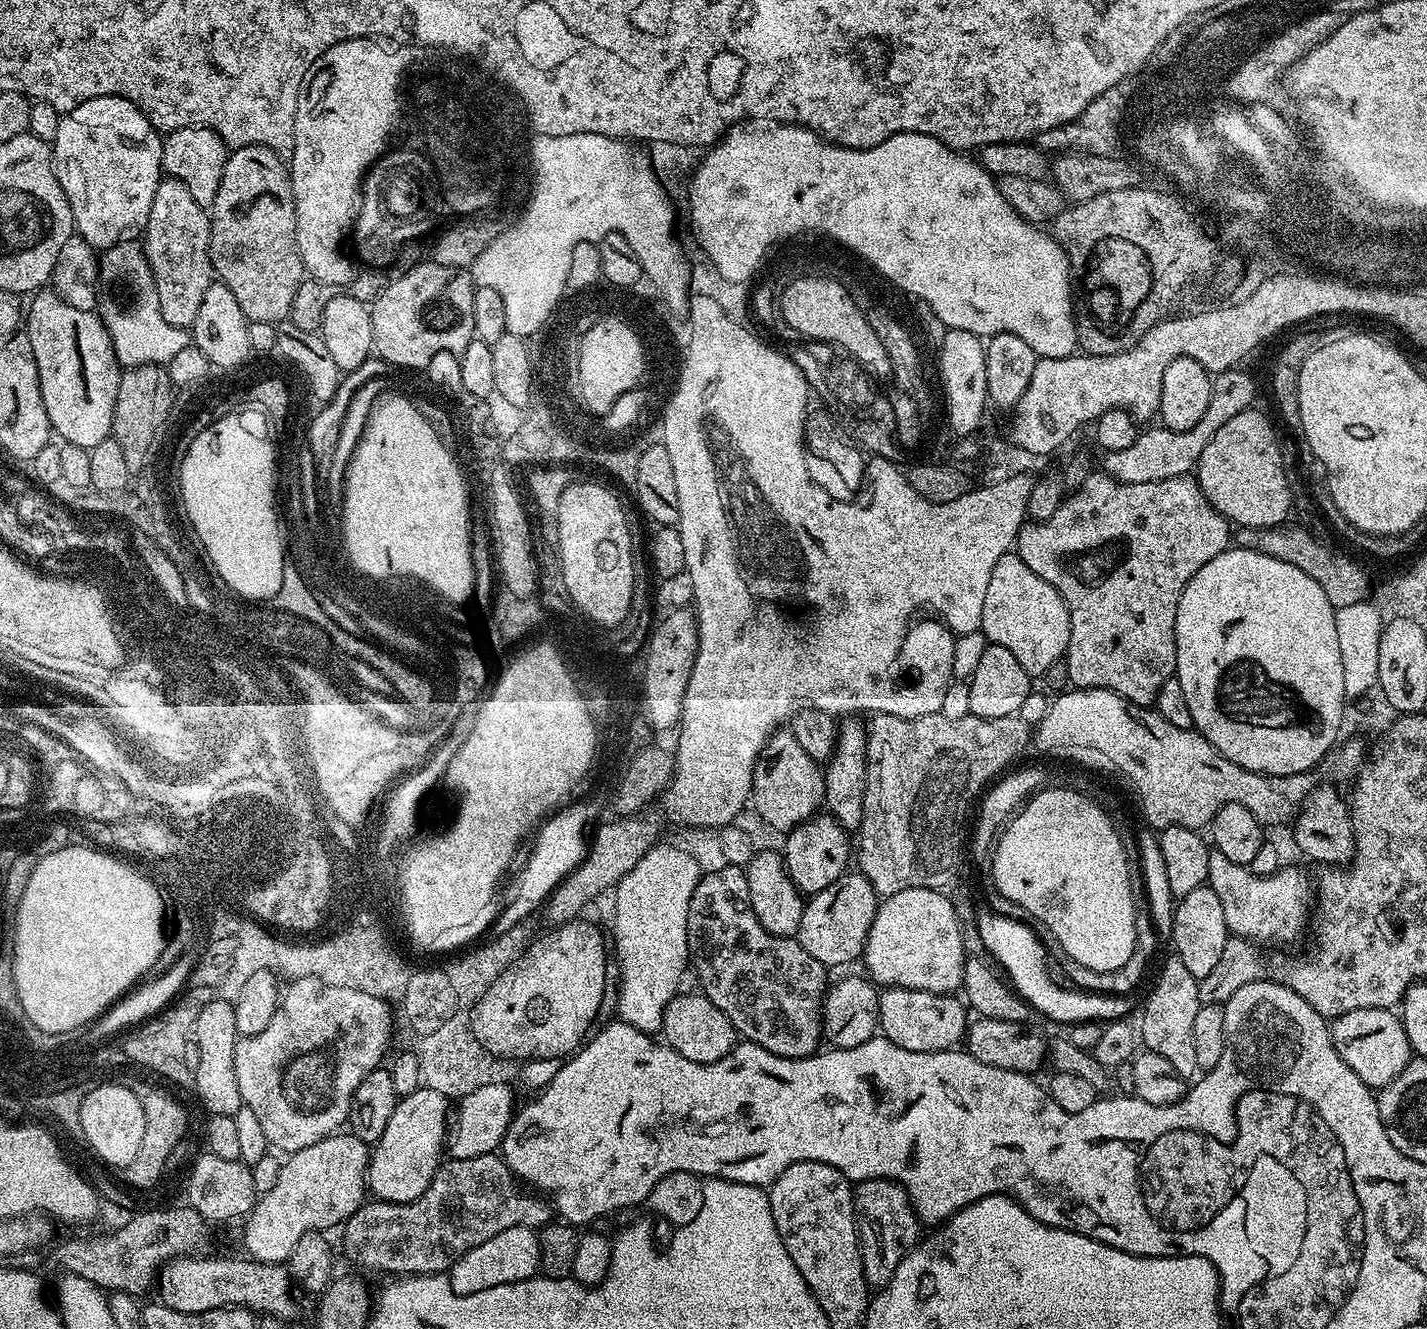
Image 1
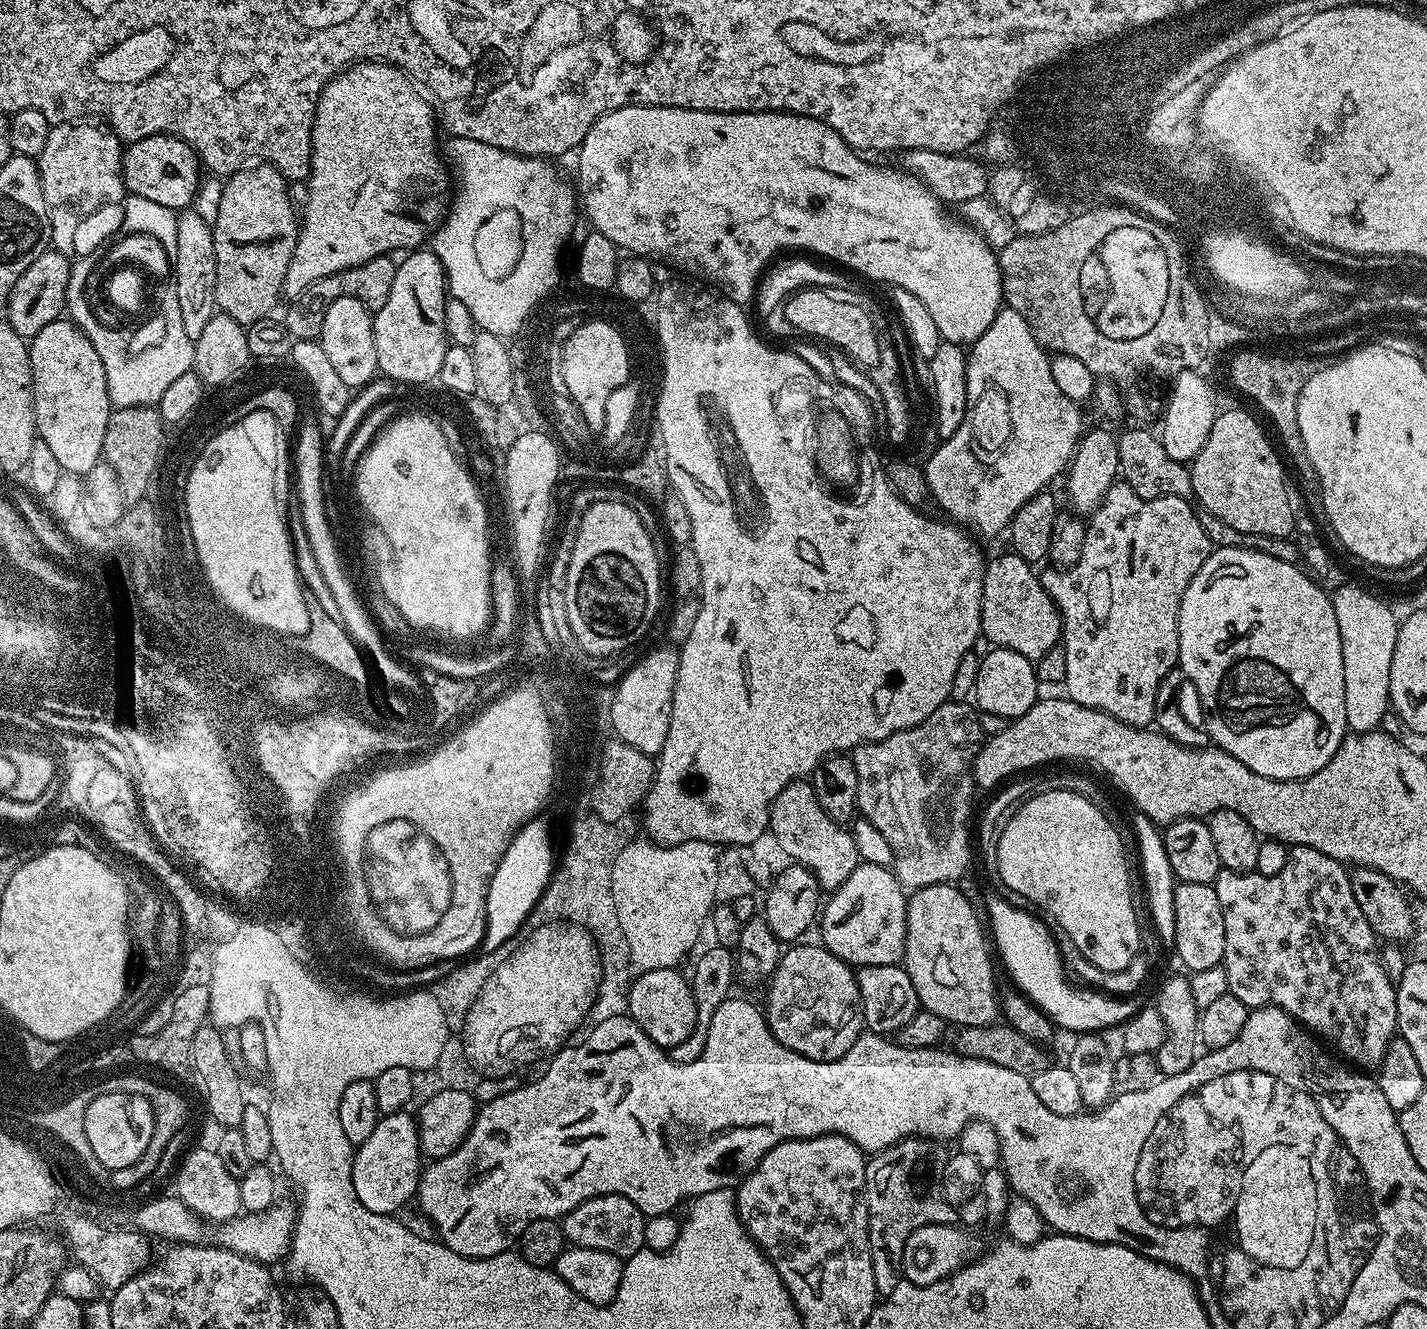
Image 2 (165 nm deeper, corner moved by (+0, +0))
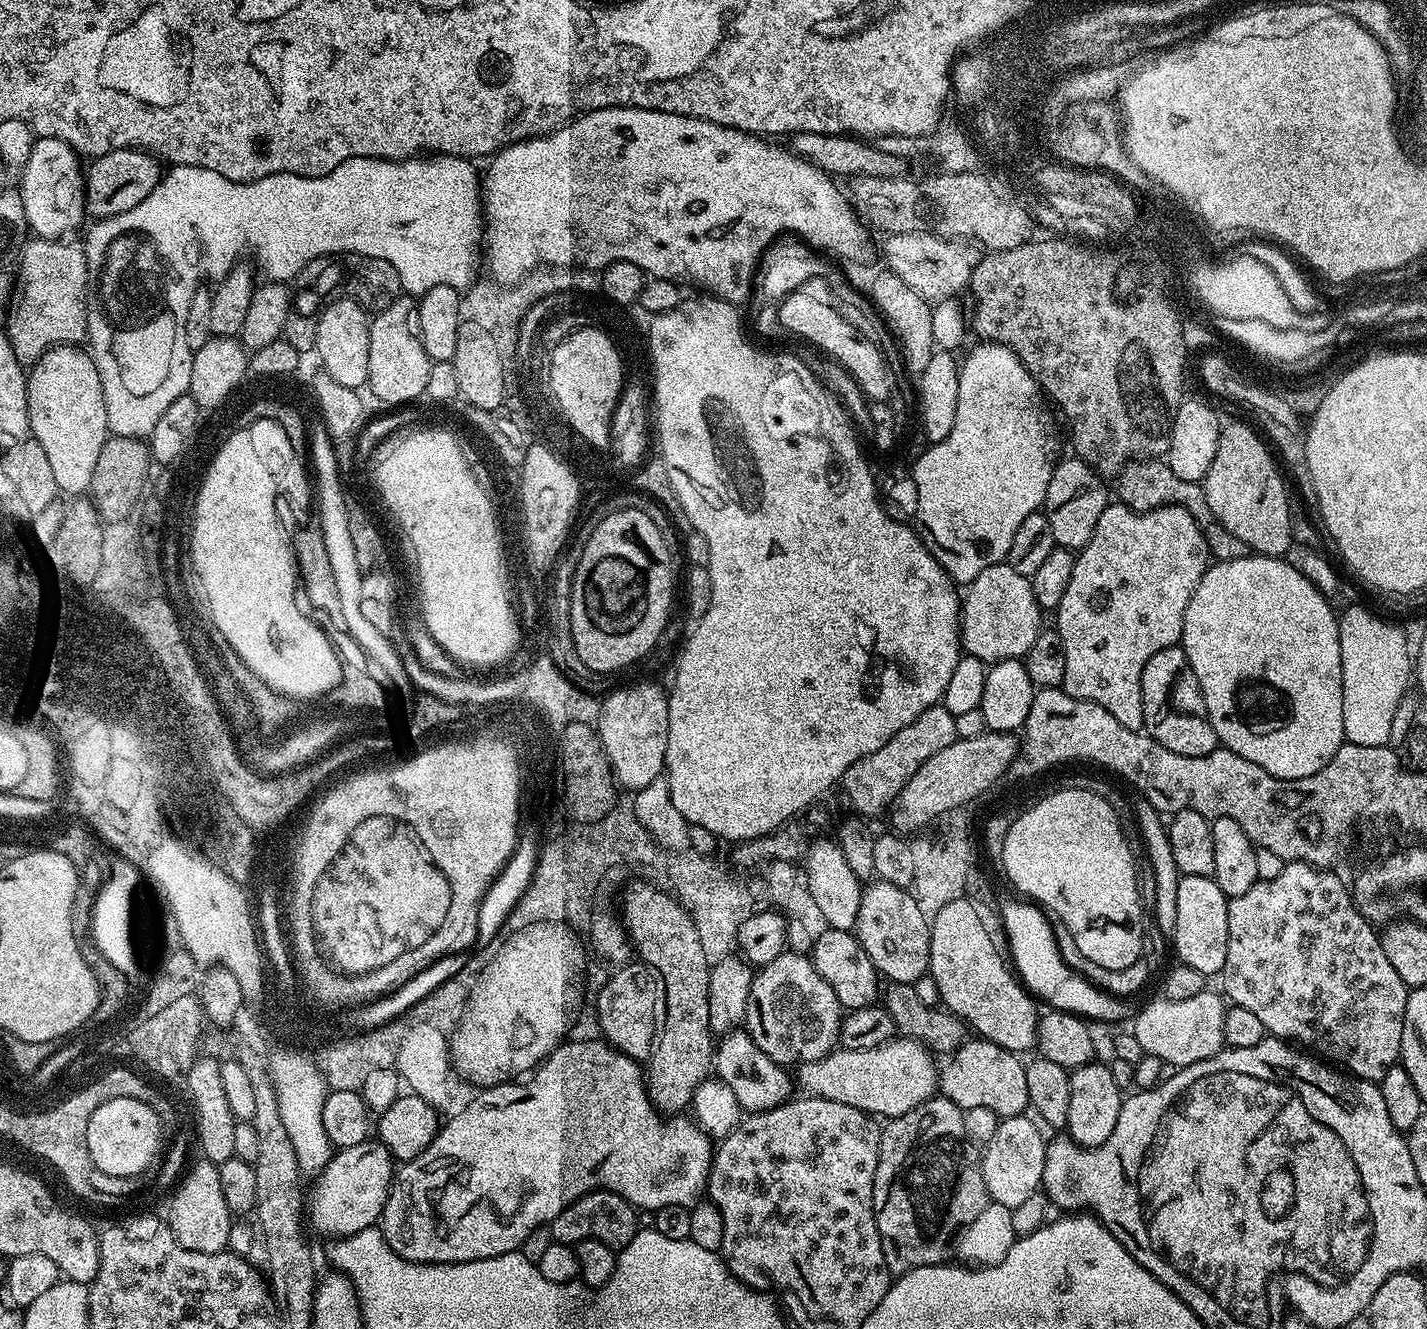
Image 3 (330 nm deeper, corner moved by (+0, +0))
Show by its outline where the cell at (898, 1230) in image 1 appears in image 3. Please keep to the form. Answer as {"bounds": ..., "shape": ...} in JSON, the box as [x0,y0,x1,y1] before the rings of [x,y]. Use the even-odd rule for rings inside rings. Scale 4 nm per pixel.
{"bounds":[874,1094,990,1274],"shape":[[[937,1094],[914,1110],[891,1117],[880,1134],[878,1170],[874,1174],[874,1218],[882,1242],[889,1273],[903,1274],[914,1268],[939,1265],[950,1256],[950,1245],[961,1229],[978,1218],[990,1203],[980,1174],[972,1176],[972,1168],[964,1161],[965,1113],[952,1100]]]}

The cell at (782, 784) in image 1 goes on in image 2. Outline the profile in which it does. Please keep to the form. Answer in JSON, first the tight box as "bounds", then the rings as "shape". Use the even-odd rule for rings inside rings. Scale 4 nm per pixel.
{"bounds":[768,779,862,893],"shape":[[[807,779],[795,780],[786,786],[786,790],[782,790],[782,794],[778,794],[772,804],[768,826],[779,845],[788,853],[791,863],[801,864],[812,871],[825,893],[835,892],[862,862],[851,831],[827,816],[826,810],[816,800],[813,785]]]}

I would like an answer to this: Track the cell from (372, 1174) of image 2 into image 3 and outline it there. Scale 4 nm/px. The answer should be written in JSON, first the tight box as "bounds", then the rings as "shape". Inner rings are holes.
{"bounds":[306,1138,393,1238],"shape":[[[370,1138],[358,1146],[339,1149],[315,1177],[312,1209],[306,1212],[310,1228],[312,1224],[313,1230],[324,1236],[343,1238],[373,1227],[386,1206],[393,1175],[392,1155],[379,1139]]]}

